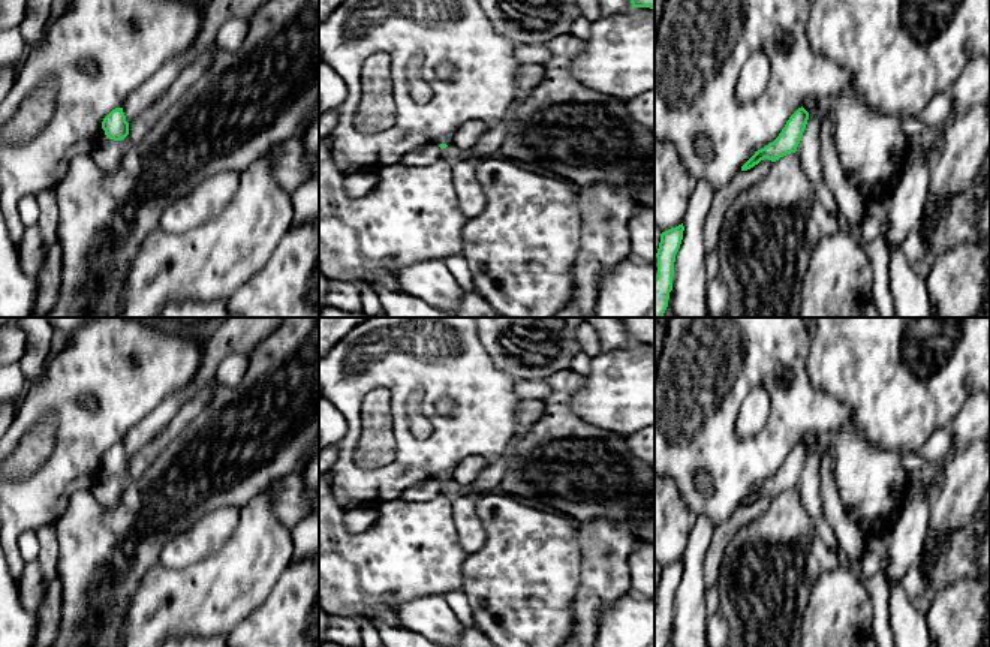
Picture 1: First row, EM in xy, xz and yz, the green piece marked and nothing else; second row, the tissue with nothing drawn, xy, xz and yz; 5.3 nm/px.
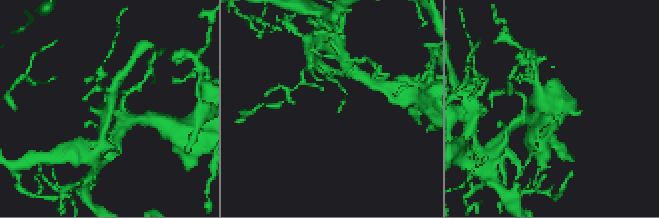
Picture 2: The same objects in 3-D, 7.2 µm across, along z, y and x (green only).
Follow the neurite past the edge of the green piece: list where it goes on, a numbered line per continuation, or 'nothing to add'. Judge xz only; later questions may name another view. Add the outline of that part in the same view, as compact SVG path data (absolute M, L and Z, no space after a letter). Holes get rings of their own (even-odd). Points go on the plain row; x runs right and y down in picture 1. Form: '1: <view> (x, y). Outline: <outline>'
nothing to add

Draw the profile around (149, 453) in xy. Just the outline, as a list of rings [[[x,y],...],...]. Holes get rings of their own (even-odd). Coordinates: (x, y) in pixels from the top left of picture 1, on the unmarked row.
[[[216,383],[205,385],[198,394],[187,401],[178,415],[148,443],[138,449],[129,463],[129,472],[132,479],[138,479],[144,475],[147,467],[159,457],[163,448],[174,440],[187,425],[187,422],[196,416],[213,398]]]

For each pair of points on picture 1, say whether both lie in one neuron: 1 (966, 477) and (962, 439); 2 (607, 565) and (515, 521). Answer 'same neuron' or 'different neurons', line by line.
1: different neurons
2: different neurons

